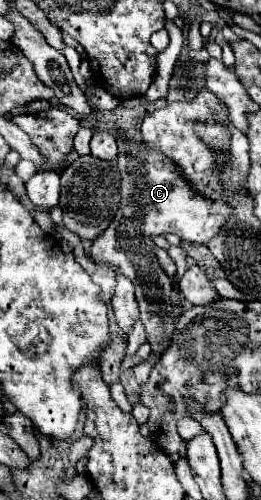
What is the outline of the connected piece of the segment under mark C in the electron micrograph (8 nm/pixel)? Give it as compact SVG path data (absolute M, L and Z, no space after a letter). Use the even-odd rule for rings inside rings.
M128 142L128 154L118 158L118 170L122 176L120 210L114 216L114 222L110 222L110 226L94 240L92 258L96 262L108 262L108 266L114 266L132 278L136 284L140 320L144 322L148 342L152 344L152 352L162 354L168 348L174 332L174 322L168 316L172 312L172 284L154 256L152 236L172 232L186 242L206 244L222 230L224 222L232 218L234 208L230 204L194 194L176 164L160 152L146 150L142 142Z

